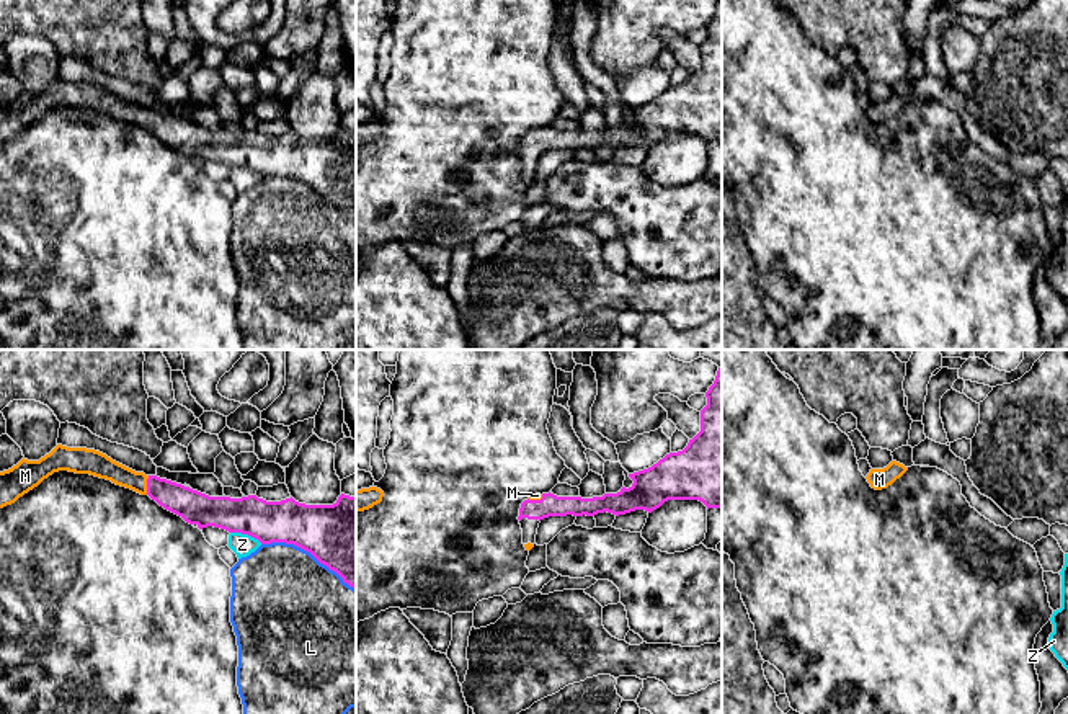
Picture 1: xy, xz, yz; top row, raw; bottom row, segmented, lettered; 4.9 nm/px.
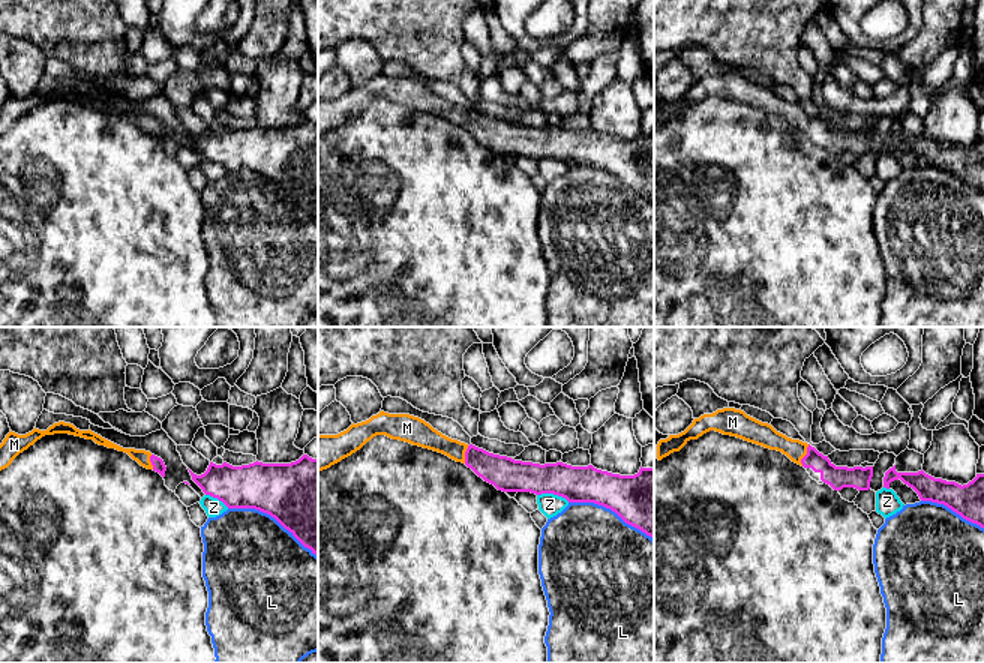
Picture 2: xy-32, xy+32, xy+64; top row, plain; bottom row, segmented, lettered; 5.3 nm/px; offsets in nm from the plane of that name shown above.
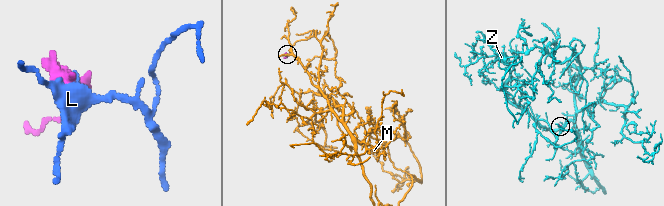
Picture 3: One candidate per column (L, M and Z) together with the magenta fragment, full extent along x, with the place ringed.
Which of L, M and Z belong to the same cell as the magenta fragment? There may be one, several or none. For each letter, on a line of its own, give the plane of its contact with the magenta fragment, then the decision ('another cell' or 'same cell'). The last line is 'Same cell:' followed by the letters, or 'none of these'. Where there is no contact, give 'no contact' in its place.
L: contact in xy; another cell
M: contact in xy; same cell
Z: contact in xy; another cell
Same cell: M

